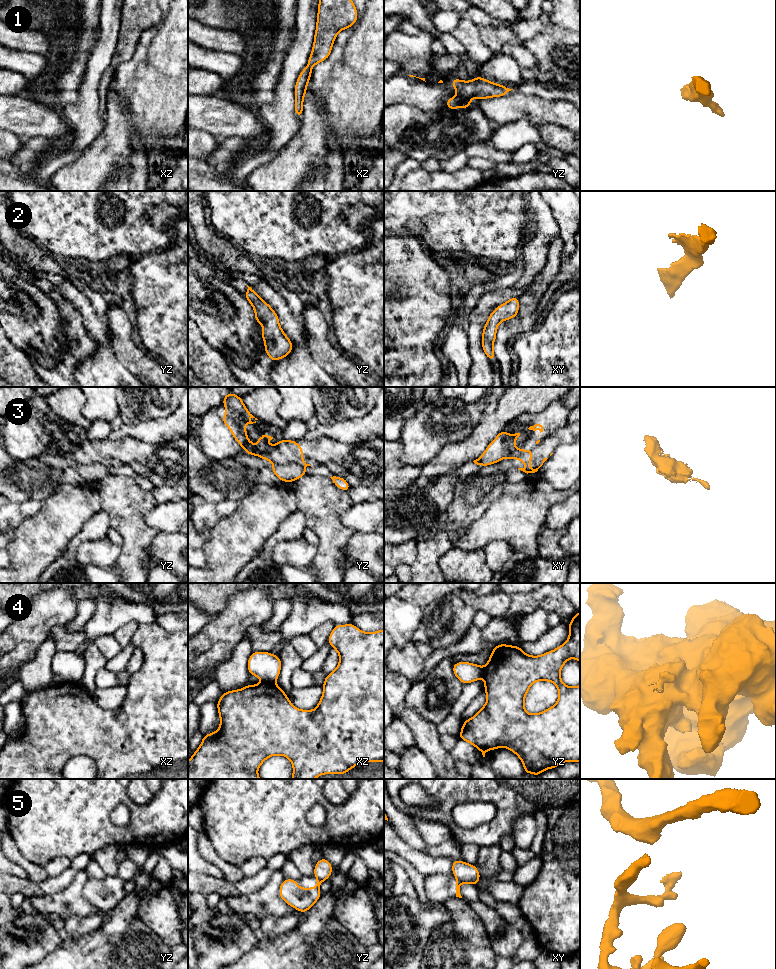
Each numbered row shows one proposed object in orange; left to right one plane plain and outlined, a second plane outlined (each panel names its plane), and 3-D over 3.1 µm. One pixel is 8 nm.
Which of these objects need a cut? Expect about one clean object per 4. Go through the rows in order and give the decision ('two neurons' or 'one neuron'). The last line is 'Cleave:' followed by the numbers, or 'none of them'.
1: one neuron
2: one neuron
3: two neurons
4: two neurons
5: two neurons
Cleave: 3, 4, 5

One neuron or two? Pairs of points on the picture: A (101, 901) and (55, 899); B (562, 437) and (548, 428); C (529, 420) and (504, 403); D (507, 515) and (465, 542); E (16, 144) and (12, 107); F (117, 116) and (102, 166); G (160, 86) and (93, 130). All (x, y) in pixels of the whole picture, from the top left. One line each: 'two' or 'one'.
A: one
B: two
C: two
D: one
E: two
F: one
G: two

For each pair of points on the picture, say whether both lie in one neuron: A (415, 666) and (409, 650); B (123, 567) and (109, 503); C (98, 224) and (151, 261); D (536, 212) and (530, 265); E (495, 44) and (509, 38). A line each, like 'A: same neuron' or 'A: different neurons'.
A: same neuron
B: same neuron
C: different neurons
D: same neuron
E: same neuron

